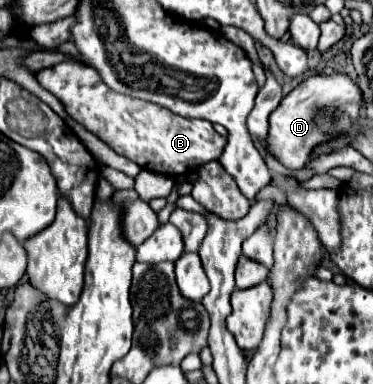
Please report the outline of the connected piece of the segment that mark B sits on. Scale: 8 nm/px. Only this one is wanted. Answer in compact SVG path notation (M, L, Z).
M60 62L38 70L34 76L40 86L62 100L66 112L76 118L76 122L114 148L114 152L130 158L144 170L160 172L172 178L190 174L202 166L202 162L218 160L226 146L226 138L220 136L210 122L182 118L158 104L116 94L114 90L108 90L104 82L100 82L96 70L88 70L88 66L82 66L82 62Z

